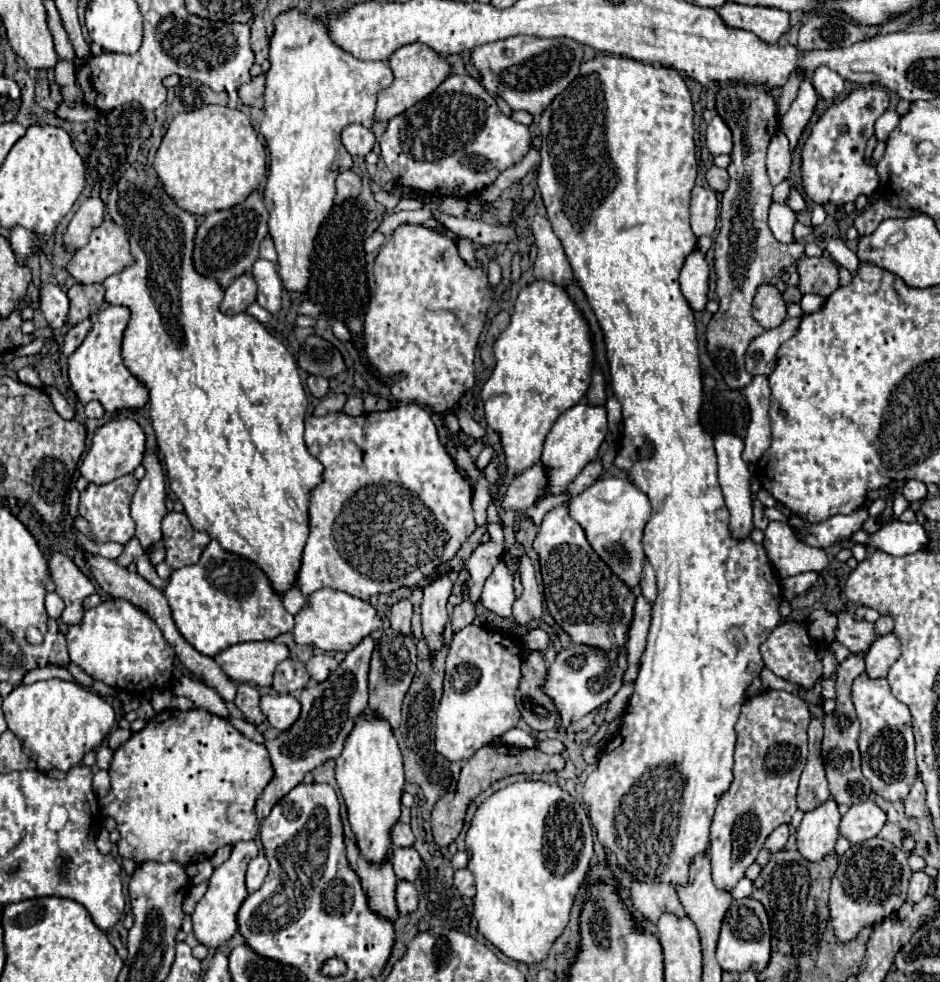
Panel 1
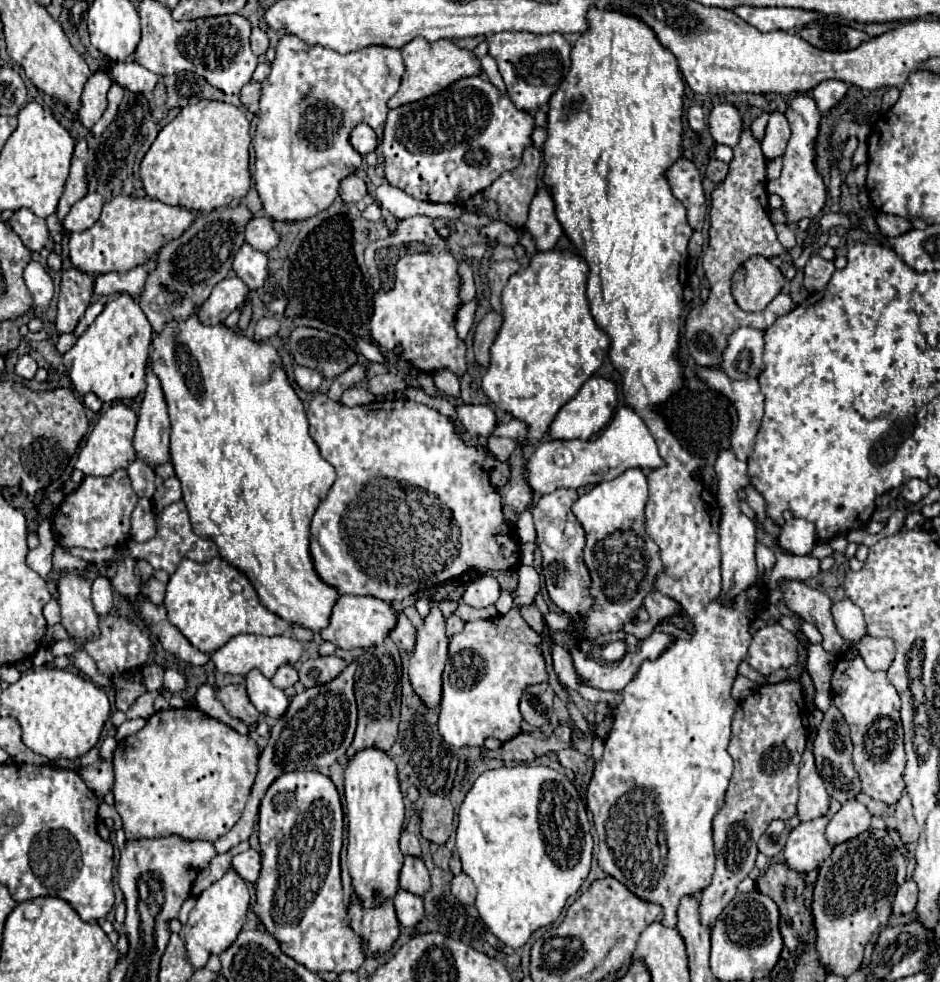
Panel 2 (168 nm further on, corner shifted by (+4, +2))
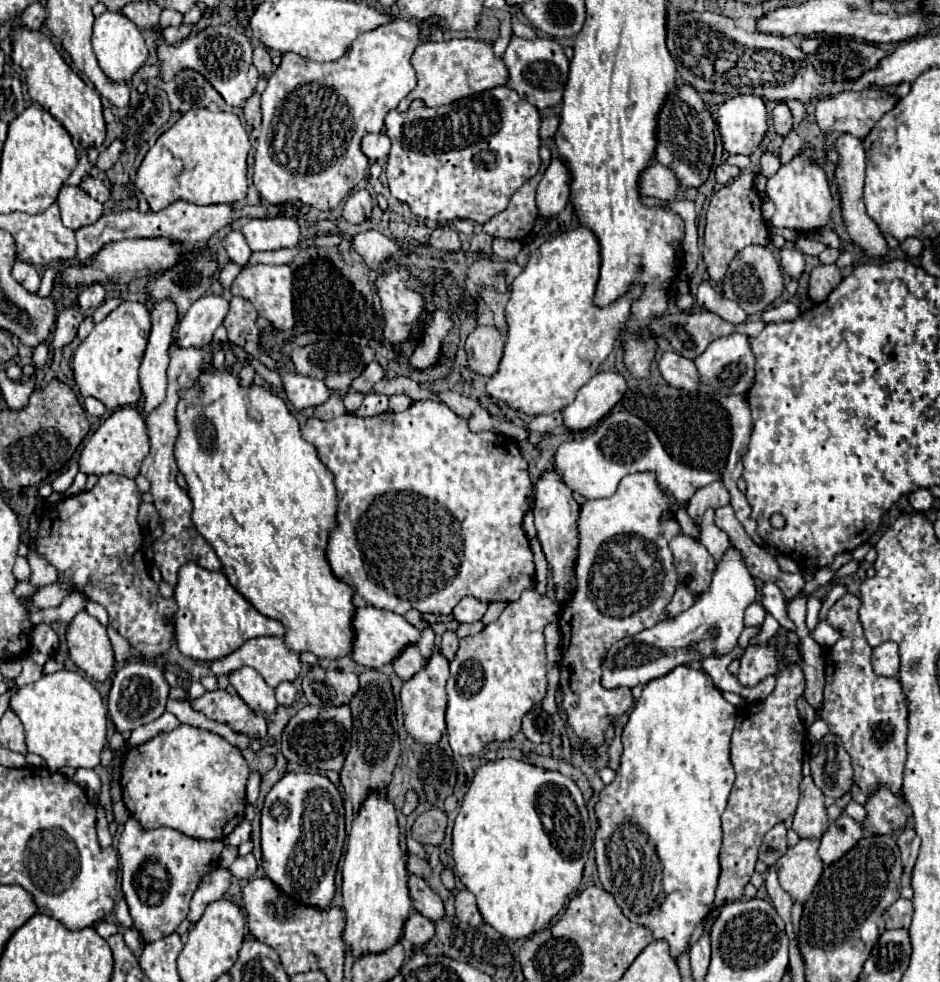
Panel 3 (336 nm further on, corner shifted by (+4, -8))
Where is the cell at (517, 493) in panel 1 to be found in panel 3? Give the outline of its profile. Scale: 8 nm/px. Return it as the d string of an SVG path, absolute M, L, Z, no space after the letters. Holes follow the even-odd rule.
M610 412L594 430L594 434L588 434L584 438L574 438L558 446L554 460L552 460L552 470L556 470L562 478L562 482L576 494L584 496L586 500L592 498L608 498L616 492L620 480L626 474L632 472L654 472L658 484L674 496L676 504L680 506L678 512L674 514L682 532L688 536L698 538L700 530L698 526L690 520L690 516L684 512L684 504L704 486L712 484L714 480L720 480L720 474L706 472L706 470L692 470L686 468L678 462L674 462L666 450L662 448L658 436L652 432L648 424L644 424L640 418L628 414L628 412ZM606 432L608 432L608 452L606 452Z

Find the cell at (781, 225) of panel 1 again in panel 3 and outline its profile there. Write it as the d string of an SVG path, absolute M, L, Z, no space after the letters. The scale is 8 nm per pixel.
M792 246L782 248L780 250L780 264L796 280L804 272L804 256L802 256L802 252L798 248L792 248Z

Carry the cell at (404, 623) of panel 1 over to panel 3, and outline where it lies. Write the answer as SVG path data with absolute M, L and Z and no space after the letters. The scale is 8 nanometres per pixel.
M408 644L408 646L394 658L392 666L394 666L394 672L396 672L402 680L412 678L412 676L422 668L422 654L420 654L418 644Z

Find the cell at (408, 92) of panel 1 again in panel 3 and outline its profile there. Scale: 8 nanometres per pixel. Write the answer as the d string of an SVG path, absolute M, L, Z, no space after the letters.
M448 40L448 42L422 42L414 56L412 66L416 70L416 88L398 104L398 112L410 110L414 100L422 100L428 108L446 106L458 98L466 98L494 86L502 86L508 80L508 70L502 60L494 58L492 44L478 40Z

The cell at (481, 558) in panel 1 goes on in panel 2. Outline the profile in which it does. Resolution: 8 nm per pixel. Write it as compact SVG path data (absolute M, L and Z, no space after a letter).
M520 566L520 576L518 576L518 588L516 588L516 598L512 608L496 618L490 620L476 620L468 622L460 634L450 638L450 652L448 652L448 662L444 670L444 692L442 692L442 702L440 702L440 720L438 720L438 730L440 736L456 746L484 746L486 738L498 738L500 742L510 740L520 732L520 710L518 702L522 692L532 686L548 680L546 674L546 660L540 648L542 636L532 630L526 620L520 614L522 606L532 606L536 594L540 592L540 576L534 570L534 566Z

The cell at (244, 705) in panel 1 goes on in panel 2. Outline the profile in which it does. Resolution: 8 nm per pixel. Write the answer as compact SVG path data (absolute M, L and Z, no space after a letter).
M228 684L228 686L222 686L222 688L214 688L214 692L216 692L216 700L220 700L224 704L226 712L232 718L242 720L244 724L258 722L260 712L248 700L244 684Z

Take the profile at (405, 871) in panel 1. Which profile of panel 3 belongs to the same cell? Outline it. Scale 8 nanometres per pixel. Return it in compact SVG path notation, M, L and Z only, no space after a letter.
M410 874L408 876L408 888L410 888L410 898L412 898L412 906L426 916L428 920L438 920L444 916L444 906L440 896L436 896L436 892L426 884L424 878Z

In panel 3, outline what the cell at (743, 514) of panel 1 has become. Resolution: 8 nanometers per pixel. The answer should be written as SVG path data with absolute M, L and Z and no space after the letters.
M730 546L716 566L710 590L686 612L682 612L674 620L658 622L656 626L642 630L636 636L624 638L606 652L602 660L602 686L608 690L620 686L634 688L638 684L644 686L646 682L668 674L680 664L690 664L692 660L700 660L702 656L728 654L736 646L738 636L744 630L744 610L754 600L754 578L744 566L744 556L740 554L740 550Z

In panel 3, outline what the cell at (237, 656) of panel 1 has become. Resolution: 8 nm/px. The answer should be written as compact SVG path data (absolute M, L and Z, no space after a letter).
M254 638L254 640L248 640L244 642L238 650L234 650L232 654L220 658L220 660L214 660L210 670L216 674L216 676L230 676L232 672L240 670L242 666L252 666L254 670L260 672L260 676L266 680L268 686L276 688L280 682L294 682L300 674L300 658L296 652L292 652L282 638Z

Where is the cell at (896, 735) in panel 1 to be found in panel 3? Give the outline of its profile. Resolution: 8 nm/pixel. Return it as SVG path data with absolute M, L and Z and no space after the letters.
M844 594L828 612L828 622L840 628L844 636L832 648L826 648L826 654L824 654L826 656L826 688L824 688L824 702L822 702L820 712L822 712L822 718L830 724L830 732L842 738L844 748L852 758L854 782L862 790L862 794L872 796L876 794L876 790L880 790L880 786L888 786L892 794L896 794L898 798L904 798L902 796L902 770L906 762L906 732L908 732L906 700L904 700L898 678L884 678L872 672L872 664L870 664L872 646L868 646L868 642L864 640L862 626L858 622L858 608L860 608L858 596Z

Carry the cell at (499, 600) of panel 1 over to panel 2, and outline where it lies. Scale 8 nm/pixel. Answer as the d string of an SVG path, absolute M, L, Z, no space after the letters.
M482 576L482 578L478 578L478 582L472 582L466 588L462 602L472 608L484 608L484 606L494 604L498 600L498 596L500 596L498 580L492 576Z

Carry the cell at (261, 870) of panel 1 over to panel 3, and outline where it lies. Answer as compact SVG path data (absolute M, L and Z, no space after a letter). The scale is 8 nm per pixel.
M252 854L238 856L236 862L230 866L230 872L232 872L232 876L236 876L240 880L250 880L256 874L256 866L258 864L256 864L256 858Z

